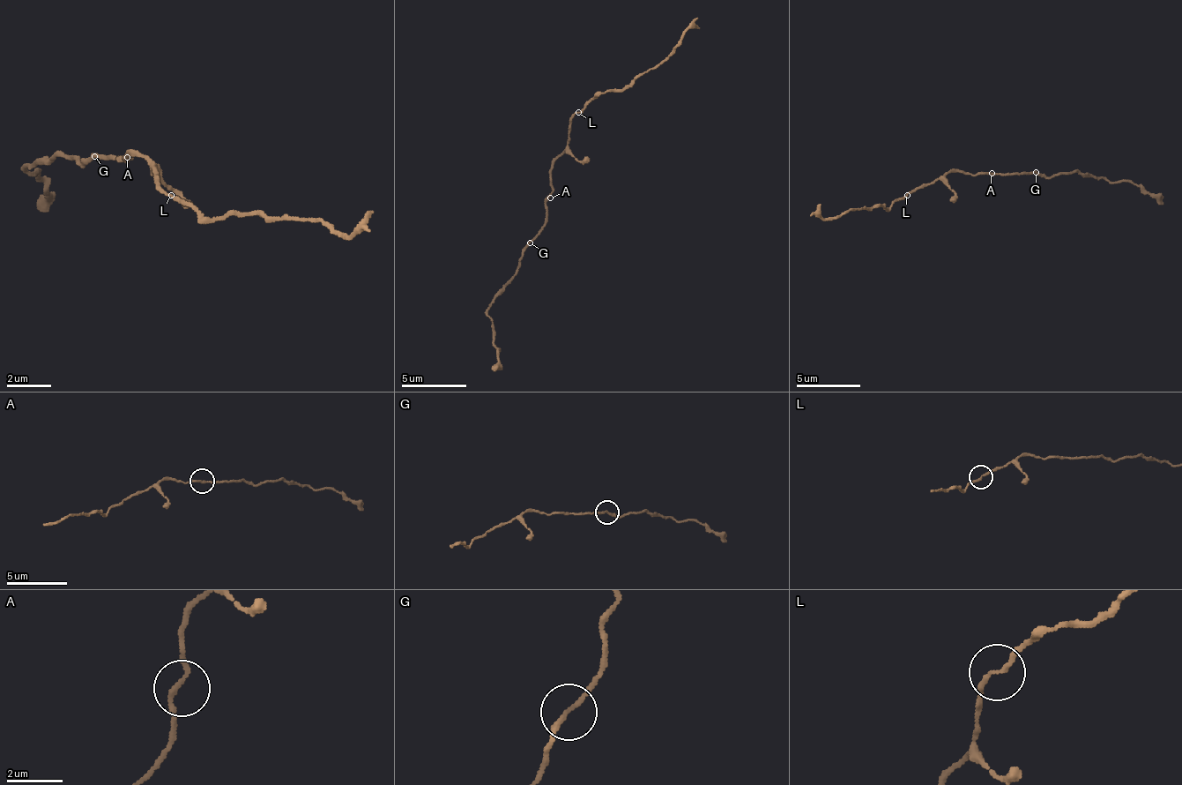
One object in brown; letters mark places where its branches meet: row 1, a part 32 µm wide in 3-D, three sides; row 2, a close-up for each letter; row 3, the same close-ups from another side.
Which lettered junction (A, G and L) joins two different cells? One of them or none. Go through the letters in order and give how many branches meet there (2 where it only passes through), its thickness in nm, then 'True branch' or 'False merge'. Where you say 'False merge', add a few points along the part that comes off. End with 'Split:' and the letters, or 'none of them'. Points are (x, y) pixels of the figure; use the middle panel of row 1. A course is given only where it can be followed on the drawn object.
A: Branches: 2. Thickness 180 nm. True branch
G: Branches: 2. Thickness 180 nm. True branch
L: Branches: 2. Thickness 160 nm. True branch
Split: none of them

